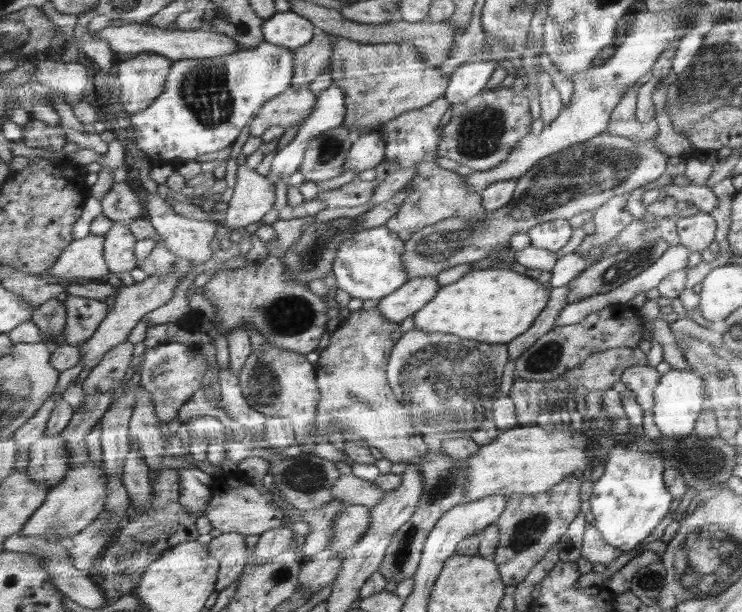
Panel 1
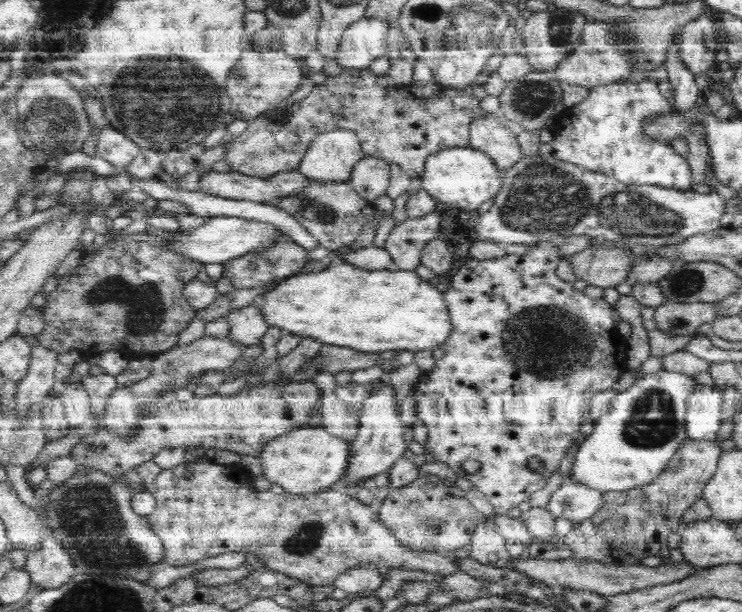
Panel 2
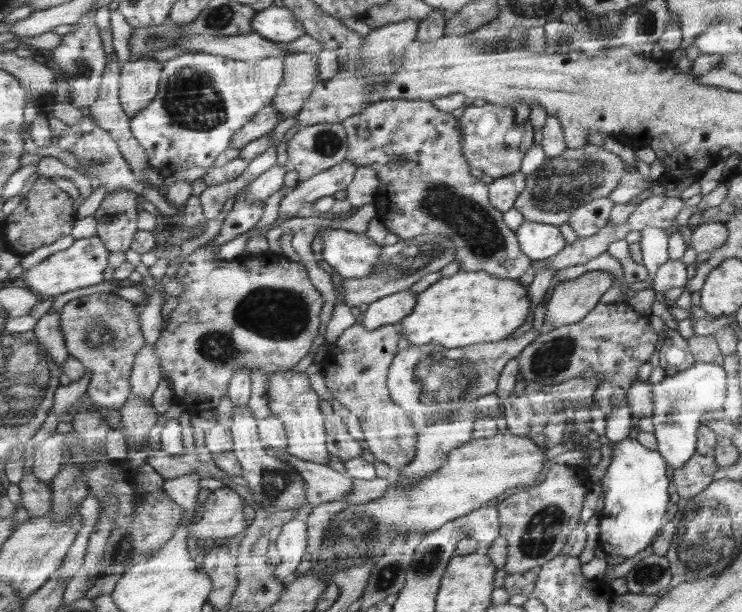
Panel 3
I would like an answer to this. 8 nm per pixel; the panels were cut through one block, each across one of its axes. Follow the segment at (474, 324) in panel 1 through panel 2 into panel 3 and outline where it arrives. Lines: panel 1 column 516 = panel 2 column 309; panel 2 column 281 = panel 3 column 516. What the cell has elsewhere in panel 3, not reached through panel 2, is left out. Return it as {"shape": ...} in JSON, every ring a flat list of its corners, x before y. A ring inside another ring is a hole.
{"shape":[[458,271,420,292,415,310,397,325,412,346,434,343,444,348,462,348,508,338,524,324,530,306,528,288,516,279,504,279,484,271]]}

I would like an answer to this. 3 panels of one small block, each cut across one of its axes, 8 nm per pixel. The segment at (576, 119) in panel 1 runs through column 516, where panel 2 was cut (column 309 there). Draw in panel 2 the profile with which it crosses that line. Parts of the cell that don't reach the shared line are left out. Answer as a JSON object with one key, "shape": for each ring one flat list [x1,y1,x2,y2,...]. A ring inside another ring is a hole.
{"shape":[[337,129,312,140,298,171,308,180,348,183,356,164,364,157,357,135]]}

